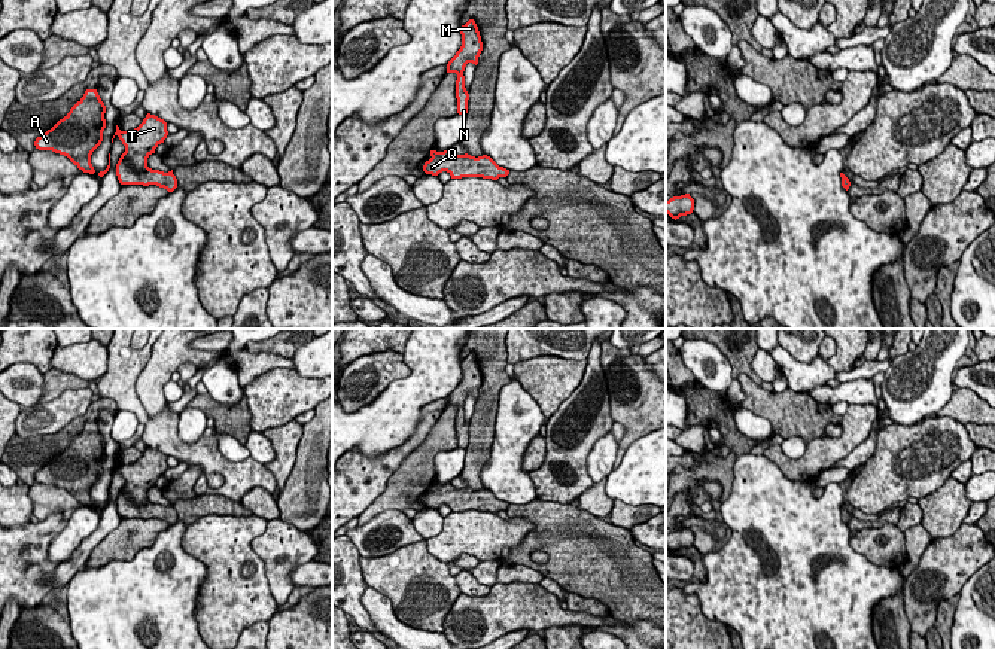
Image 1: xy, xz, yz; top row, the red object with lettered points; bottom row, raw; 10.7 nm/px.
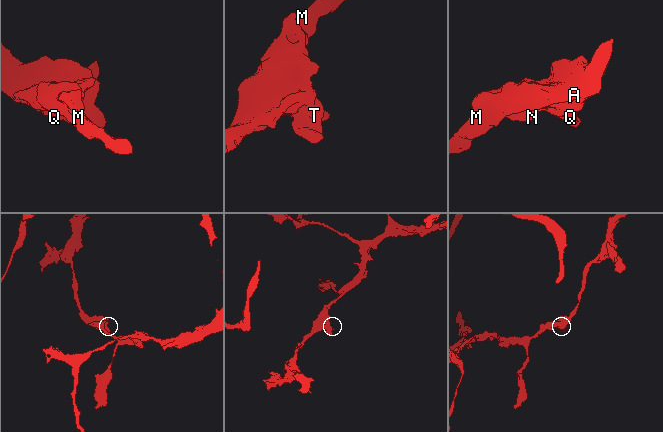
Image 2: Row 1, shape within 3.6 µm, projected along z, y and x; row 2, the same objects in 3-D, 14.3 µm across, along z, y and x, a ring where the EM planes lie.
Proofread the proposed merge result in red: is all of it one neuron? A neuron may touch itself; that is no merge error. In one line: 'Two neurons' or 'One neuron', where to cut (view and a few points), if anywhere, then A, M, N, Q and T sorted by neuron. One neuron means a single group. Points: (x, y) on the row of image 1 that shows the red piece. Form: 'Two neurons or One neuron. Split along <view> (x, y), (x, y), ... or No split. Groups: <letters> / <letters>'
One neuron. No split. Groups: A M N Q T

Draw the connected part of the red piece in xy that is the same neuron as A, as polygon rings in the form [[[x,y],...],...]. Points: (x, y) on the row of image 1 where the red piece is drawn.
[[[86,89],[63,119],[36,138],[34,146],[64,155],[83,173],[94,174],[91,155],[103,141],[104,113],[97,89]]]

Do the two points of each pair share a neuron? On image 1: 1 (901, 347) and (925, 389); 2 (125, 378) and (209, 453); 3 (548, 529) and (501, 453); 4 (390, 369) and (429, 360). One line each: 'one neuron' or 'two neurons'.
1: two neurons
2: one neuron
3: two neurons
4: two neurons

